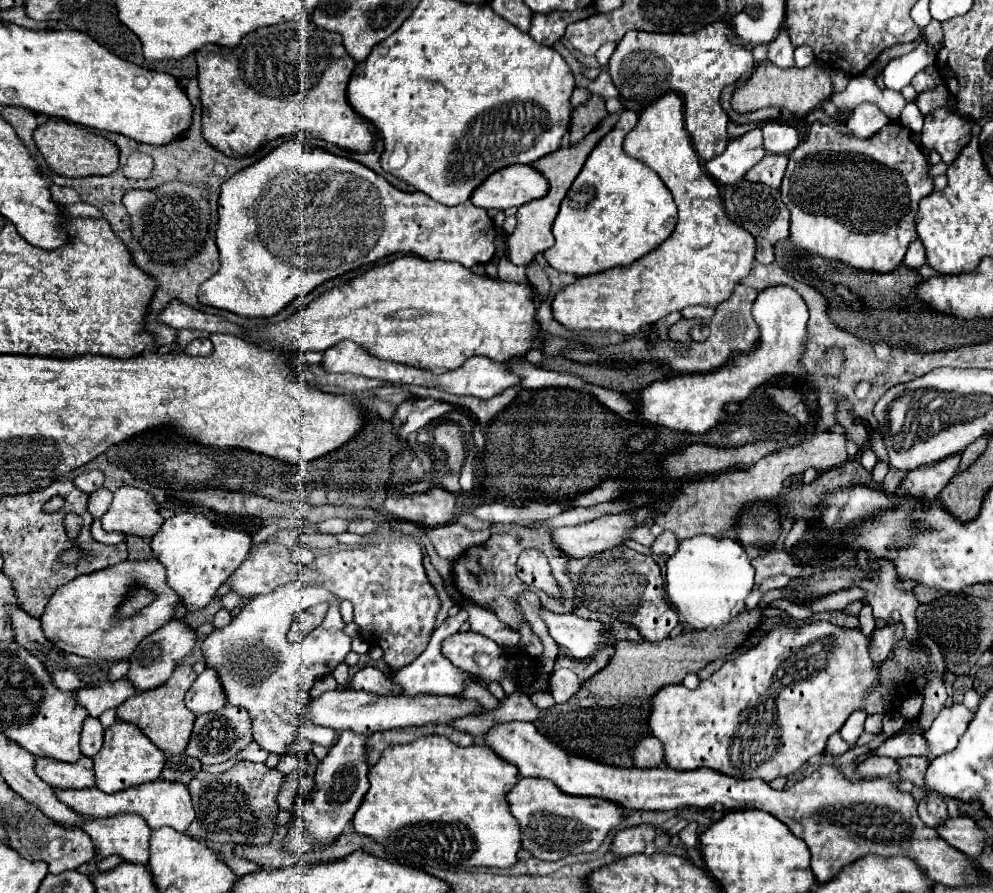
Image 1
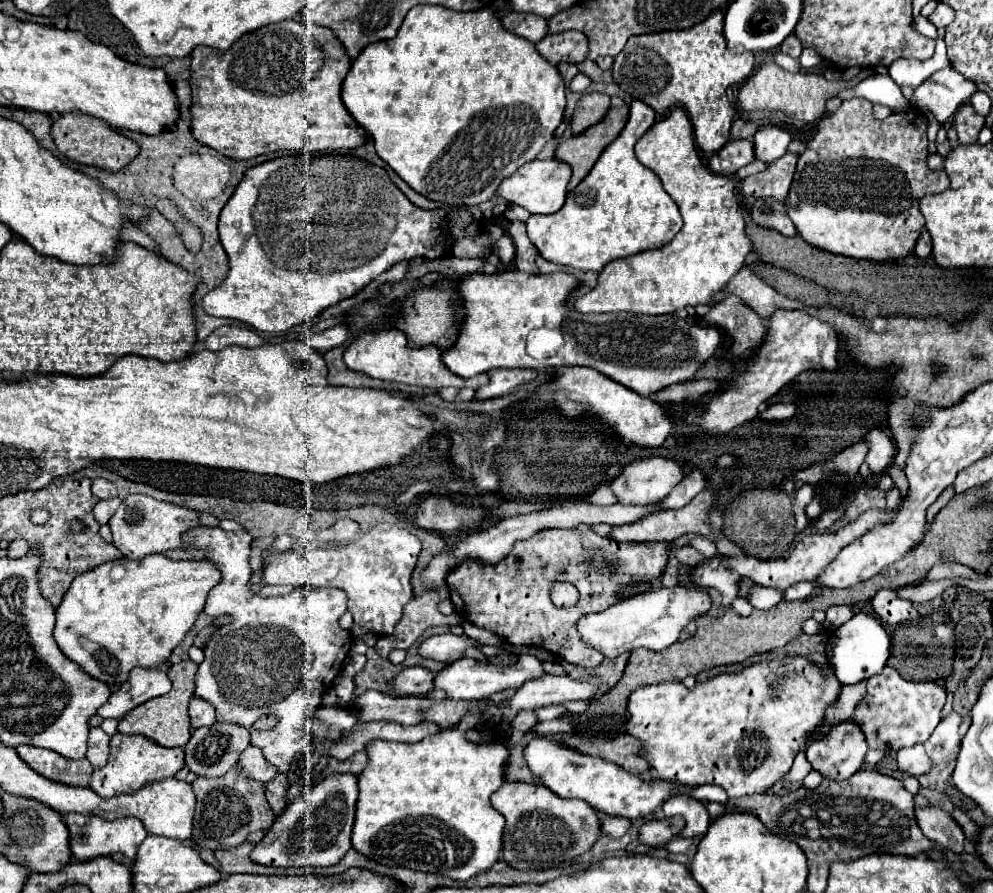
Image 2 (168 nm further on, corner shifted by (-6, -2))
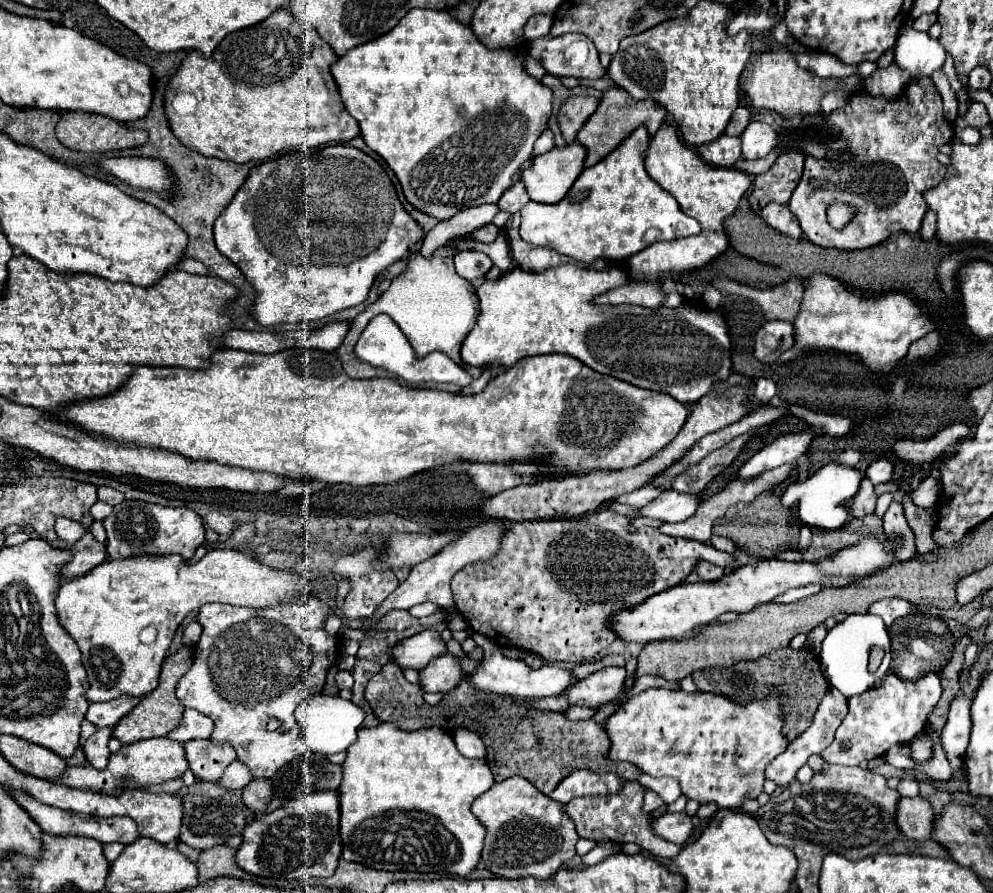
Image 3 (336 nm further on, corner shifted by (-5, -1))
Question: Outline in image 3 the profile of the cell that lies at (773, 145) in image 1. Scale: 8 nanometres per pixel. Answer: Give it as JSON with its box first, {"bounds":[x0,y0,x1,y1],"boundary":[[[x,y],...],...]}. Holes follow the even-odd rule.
{"bounds":[741,121,777,159],"boundary":[[[751,121],[741,133],[743,159],[761,159],[777,145],[777,133],[767,123]]]}

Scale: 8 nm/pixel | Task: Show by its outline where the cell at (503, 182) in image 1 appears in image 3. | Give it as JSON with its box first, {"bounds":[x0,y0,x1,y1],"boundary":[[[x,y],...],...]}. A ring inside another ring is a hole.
{"bounds":[521,141,587,203],"boundary":[[[577,141],[563,145],[563,147],[553,147],[551,151],[537,155],[533,159],[533,163],[521,173],[521,179],[525,183],[525,189],[529,193],[529,197],[533,201],[539,203],[557,203],[565,197],[565,193],[571,189],[571,185],[575,183],[575,179],[581,175],[583,171],[583,161],[585,161],[587,149],[583,149],[583,145],[577,145]]]}

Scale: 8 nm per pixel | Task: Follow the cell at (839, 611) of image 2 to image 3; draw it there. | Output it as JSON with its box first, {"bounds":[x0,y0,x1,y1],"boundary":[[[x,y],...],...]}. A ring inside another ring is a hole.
{"bounds":[806,625,827,656],"boundary":[[[819,625],[819,627],[815,627],[815,629],[809,633],[809,637],[807,637],[806,646],[814,650],[817,656],[820,653],[821,644],[826,635],[827,629],[825,629],[825,625]]]}

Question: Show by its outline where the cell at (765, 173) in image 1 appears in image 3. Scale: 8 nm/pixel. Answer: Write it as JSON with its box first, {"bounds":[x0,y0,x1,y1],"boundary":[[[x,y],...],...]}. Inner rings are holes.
{"bounds":[749,151,805,211],"boundary":[[[789,151],[777,157],[769,171],[755,177],[749,205],[753,211],[761,211],[769,203],[787,203],[803,175],[805,155],[801,151]]]}

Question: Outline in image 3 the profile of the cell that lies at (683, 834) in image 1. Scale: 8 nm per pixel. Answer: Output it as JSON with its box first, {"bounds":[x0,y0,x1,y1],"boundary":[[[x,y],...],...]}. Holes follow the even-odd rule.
{"bounds":[565,781,679,859],"boundary":[[[627,781],[627,785],[623,785],[623,789],[615,793],[615,797],[575,797],[575,801],[569,801],[565,805],[565,813],[575,823],[575,829],[583,839],[591,839],[597,843],[637,843],[655,857],[671,859],[679,853],[679,847],[655,835],[653,829],[645,823],[647,815],[643,813],[643,793],[645,789],[637,781]]]}

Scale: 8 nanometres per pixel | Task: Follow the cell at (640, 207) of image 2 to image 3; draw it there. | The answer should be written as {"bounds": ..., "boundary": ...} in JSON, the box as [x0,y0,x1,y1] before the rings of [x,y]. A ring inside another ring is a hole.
{"bounds":[521,127,701,263],"boundary":[[[639,127],[633,131],[615,151],[611,151],[603,161],[599,161],[593,167],[587,167],[575,185],[569,189],[569,193],[555,205],[547,203],[535,203],[529,201],[521,209],[521,237],[535,245],[535,247],[551,247],[561,255],[567,255],[575,261],[593,263],[595,259],[609,259],[609,261],[623,261],[631,255],[639,253],[641,249],[653,245],[655,241],[669,241],[685,235],[695,235],[701,231],[699,223],[681,213],[679,203],[671,193],[667,193],[663,187],[659,187],[645,171],[645,151],[649,143],[649,133],[645,127]]]}

